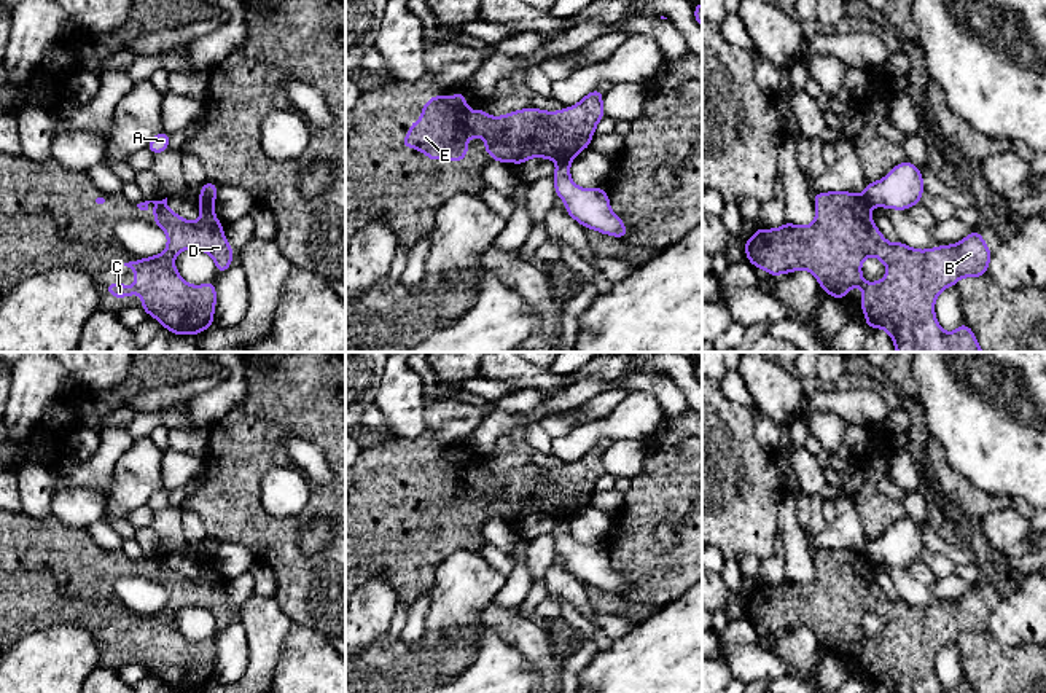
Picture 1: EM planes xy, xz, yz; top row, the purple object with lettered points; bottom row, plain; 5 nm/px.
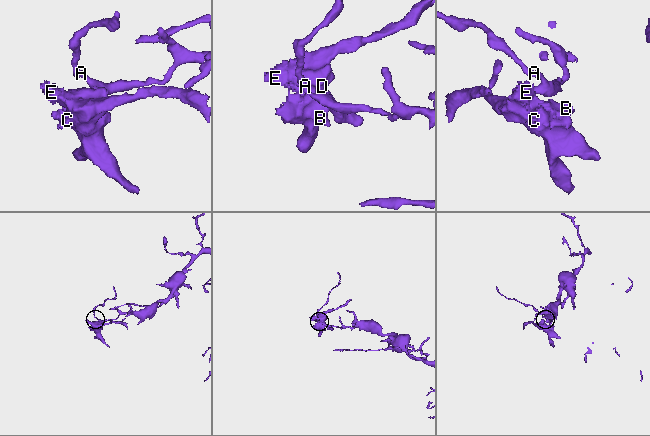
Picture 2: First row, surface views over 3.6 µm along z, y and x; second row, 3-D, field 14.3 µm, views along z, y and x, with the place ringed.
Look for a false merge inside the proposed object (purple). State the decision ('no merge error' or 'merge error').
merge error

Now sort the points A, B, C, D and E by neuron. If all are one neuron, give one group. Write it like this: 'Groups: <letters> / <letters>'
Groups: A / B C D E

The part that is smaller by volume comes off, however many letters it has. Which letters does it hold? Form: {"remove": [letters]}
{"remove": ["B", "C", "D", "E"]}

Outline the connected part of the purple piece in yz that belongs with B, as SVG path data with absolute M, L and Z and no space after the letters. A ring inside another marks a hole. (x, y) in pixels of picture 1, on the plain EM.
M815 550L814 559L817 574L809 583L786 578L775 586L759 585L745 597L745 613L753 624L763 624L769 632L807 626L818 642L839 658L850 645L861 644L866 683L884 685L890 693L974 693L965 679L952 690L946 690L936 677L935 658L944 645L954 644L962 634L987 631L992 609L978 585L958 601L919 607L901 597L890 601L874 581L871 561L863 551ZM868 613L876 613L887 623L882 637L863 637L861 620Z

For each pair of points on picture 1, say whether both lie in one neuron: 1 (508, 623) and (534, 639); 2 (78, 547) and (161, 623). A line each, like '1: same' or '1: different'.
1: same
2: same

